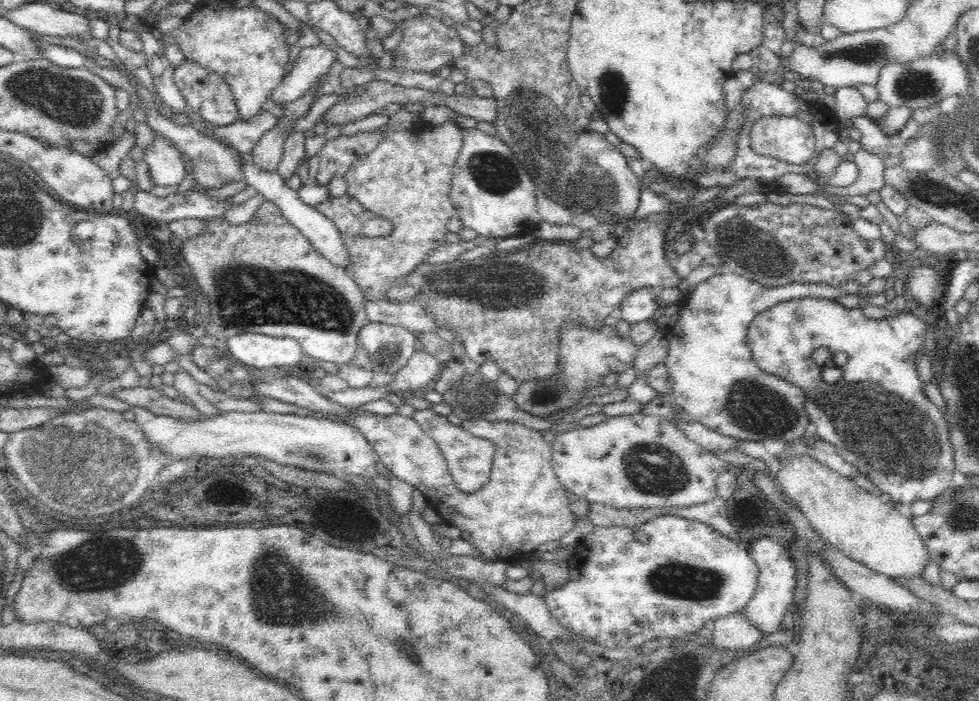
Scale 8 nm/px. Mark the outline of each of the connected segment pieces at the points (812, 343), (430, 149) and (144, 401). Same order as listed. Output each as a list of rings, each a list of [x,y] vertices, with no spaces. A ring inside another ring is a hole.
[[[804,297],[796,300],[784,301],[777,304],[760,314],[755,316],[752,320],[747,332],[747,343],[752,358],[756,361],[756,364],[760,366],[760,370],[766,374],[770,374],[774,377],[780,377],[780,379],[786,379],[788,383],[794,384],[794,387],[801,388],[806,395],[806,402],[804,402],[804,410],[809,418],[809,423],[816,426],[816,441],[821,440],[828,442],[829,444],[836,444],[837,452],[840,452],[840,456],[850,464],[854,465],[858,474],[867,477],[879,493],[890,494],[892,504],[913,504],[916,500],[931,501],[934,497],[941,495],[944,491],[952,488],[950,482],[952,482],[952,474],[955,471],[955,462],[953,461],[953,450],[949,437],[949,429],[944,418],[943,411],[941,411],[936,405],[925,396],[924,383],[918,380],[918,374],[916,374],[917,367],[915,366],[914,354],[918,352],[918,348],[924,342],[925,334],[925,321],[915,314],[903,312],[901,315],[896,315],[883,321],[873,321],[864,315],[861,308],[846,309],[840,305],[838,301],[828,299],[817,299],[812,297]],[[820,346],[826,346],[831,352],[831,356],[835,354],[846,354],[848,357],[848,363],[842,366],[842,380],[836,382],[836,384],[828,384],[824,382],[821,374],[822,368],[812,368],[811,354],[816,348]]]
[[[421,118],[418,123],[407,131],[386,131],[383,134],[383,139],[380,141],[380,144],[377,144],[377,147],[372,152],[369,152],[367,155],[361,156],[356,160],[346,174],[343,175],[347,182],[347,194],[345,199],[356,199],[366,210],[381,216],[381,218],[389,220],[393,226],[392,232],[389,235],[382,235],[379,237],[368,237],[366,235],[346,237],[346,243],[344,243],[344,246],[347,248],[349,262],[351,262],[351,269],[348,273],[359,286],[359,289],[363,292],[366,300],[385,300],[386,291],[394,286],[398,286],[400,280],[404,280],[404,278],[406,278],[406,276],[408,276],[418,264],[422,264],[422,262],[426,263],[426,258],[428,258],[436,248],[440,248],[440,246],[444,244],[444,236],[446,236],[446,233],[448,232],[446,224],[448,224],[450,218],[456,216],[454,205],[452,205],[452,201],[449,197],[449,192],[452,184],[452,167],[463,145],[461,130],[462,128],[458,127],[458,124],[456,123],[452,124],[452,122],[446,121],[446,124],[442,123],[442,126],[439,126],[439,123]]]
[[[153,387],[118,389],[112,392],[116,400],[126,402],[130,406],[138,406],[149,410],[158,416],[171,416],[176,420],[198,420],[200,411],[192,404],[186,405],[176,399],[166,397],[161,391]]]

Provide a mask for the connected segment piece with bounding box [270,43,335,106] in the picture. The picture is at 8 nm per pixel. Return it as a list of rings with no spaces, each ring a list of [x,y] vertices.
[[[326,43],[303,47],[292,70],[271,92],[270,99],[280,106],[297,101],[310,87],[320,84],[334,60],[334,51]]]

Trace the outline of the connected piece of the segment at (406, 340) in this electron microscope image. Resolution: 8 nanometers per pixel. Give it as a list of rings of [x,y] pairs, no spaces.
[[[367,321],[357,339],[357,345],[372,362],[373,373],[396,374],[416,350],[414,333],[402,326]]]

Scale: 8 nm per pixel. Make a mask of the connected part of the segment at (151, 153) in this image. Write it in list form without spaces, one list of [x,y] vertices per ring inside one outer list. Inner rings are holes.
[[[156,133],[144,151],[154,186],[178,186],[187,173],[179,150],[164,135]]]

